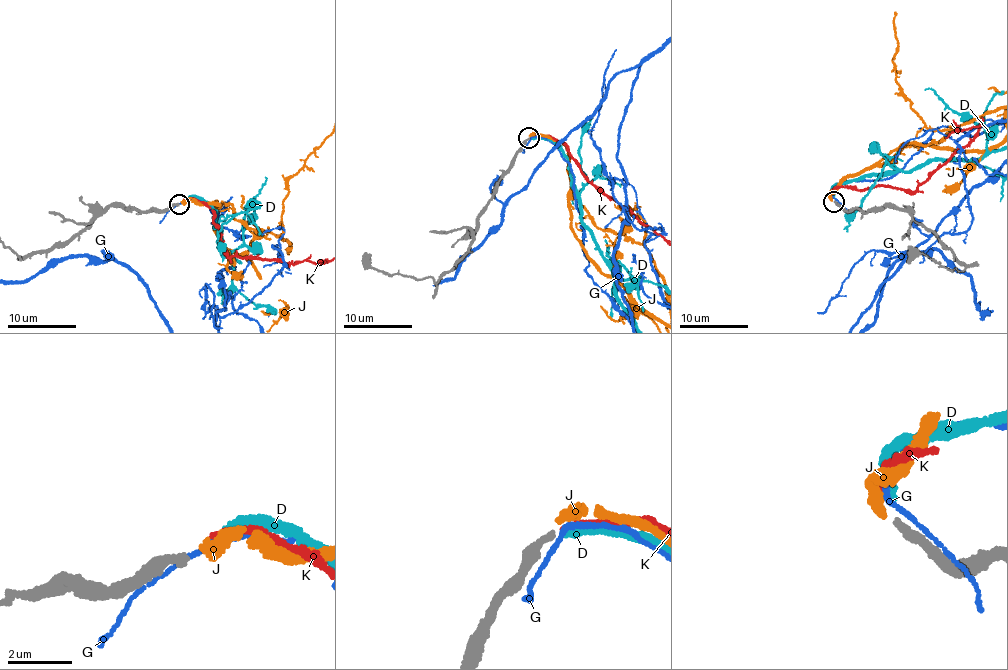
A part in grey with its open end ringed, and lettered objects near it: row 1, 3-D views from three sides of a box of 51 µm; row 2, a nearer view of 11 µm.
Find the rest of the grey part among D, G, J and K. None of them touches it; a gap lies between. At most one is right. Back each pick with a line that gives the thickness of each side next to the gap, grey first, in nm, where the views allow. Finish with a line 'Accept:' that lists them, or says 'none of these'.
J: 240 nm thick on the grey side, 360 nm on the other
Accept: J

